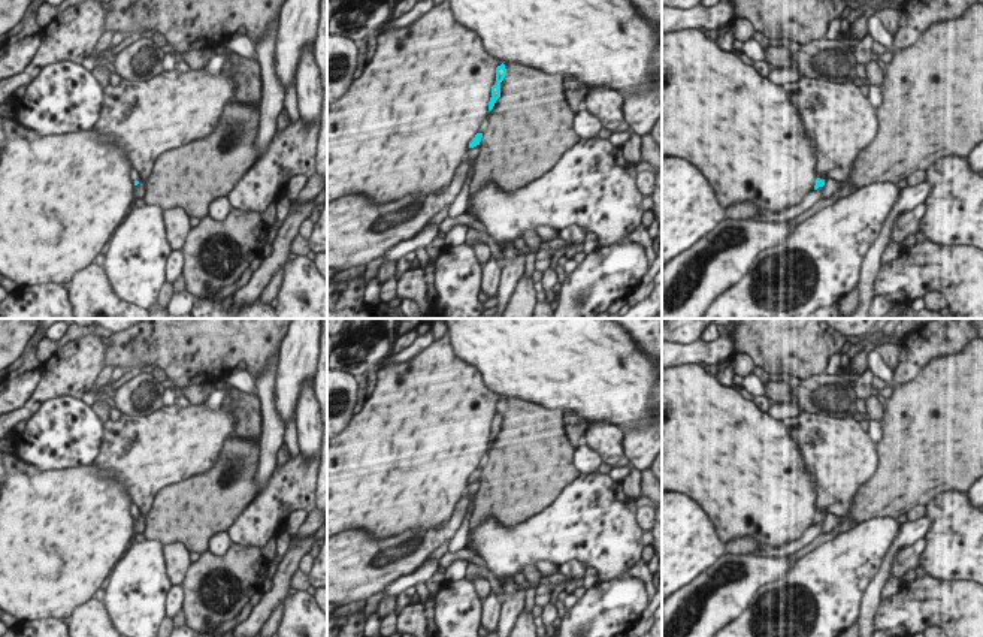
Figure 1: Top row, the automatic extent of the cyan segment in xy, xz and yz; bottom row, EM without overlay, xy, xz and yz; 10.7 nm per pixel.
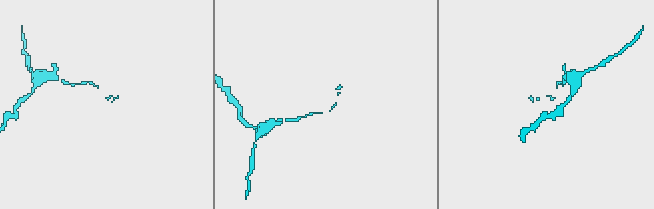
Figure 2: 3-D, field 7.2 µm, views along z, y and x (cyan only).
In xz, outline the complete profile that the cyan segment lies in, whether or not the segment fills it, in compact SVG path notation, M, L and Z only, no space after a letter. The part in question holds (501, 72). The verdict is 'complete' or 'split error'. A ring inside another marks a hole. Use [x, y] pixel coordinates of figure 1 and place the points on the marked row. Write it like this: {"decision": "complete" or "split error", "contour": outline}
{"decision": "complete", "contour": "M502 63L500 66L496 67L496 84L492 87L492 97L489 102L489 111L493 109L496 100L500 97L500 82L506 76L506 69L505 64Z"}

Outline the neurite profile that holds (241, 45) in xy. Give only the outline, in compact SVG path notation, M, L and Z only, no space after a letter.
M241 34L233 36L226 43L226 48L244 58L257 60L255 45L251 42L248 36L241 36Z

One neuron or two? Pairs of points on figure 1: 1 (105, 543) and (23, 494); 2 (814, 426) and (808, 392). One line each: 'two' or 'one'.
1: one
2: two

